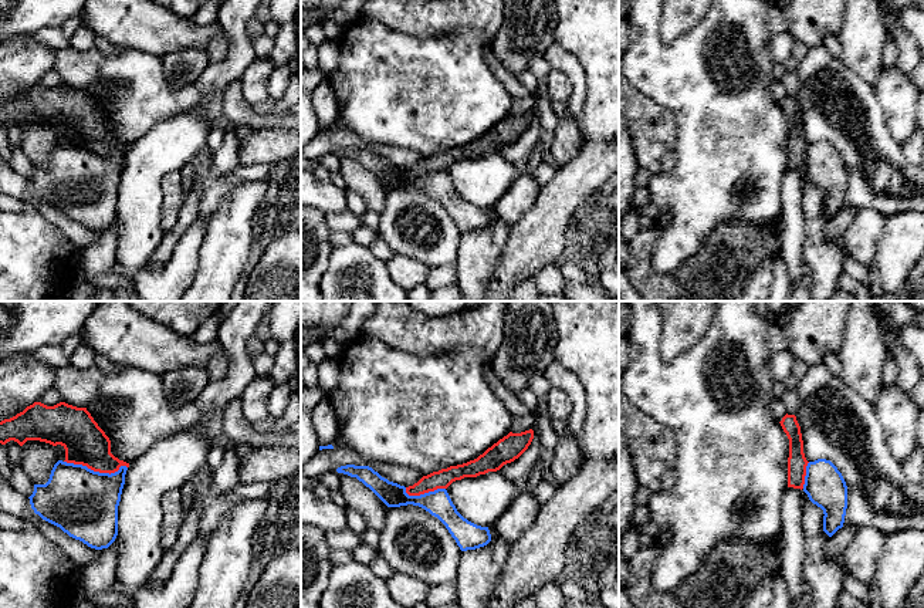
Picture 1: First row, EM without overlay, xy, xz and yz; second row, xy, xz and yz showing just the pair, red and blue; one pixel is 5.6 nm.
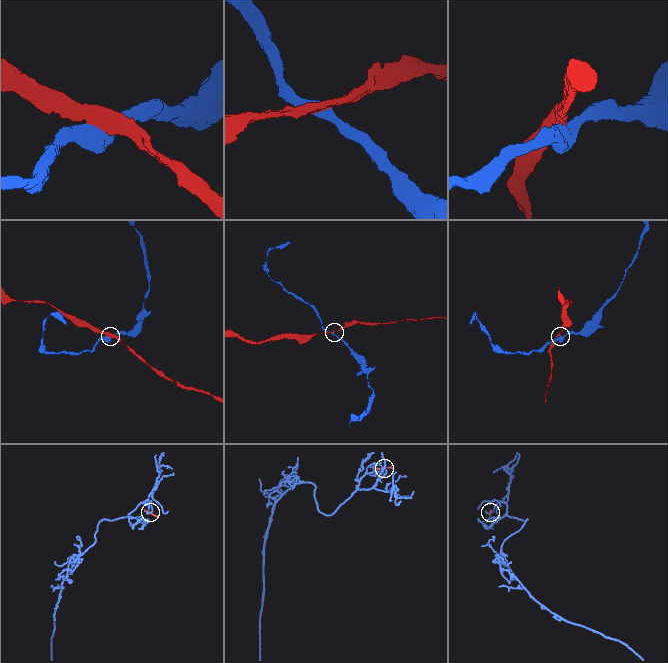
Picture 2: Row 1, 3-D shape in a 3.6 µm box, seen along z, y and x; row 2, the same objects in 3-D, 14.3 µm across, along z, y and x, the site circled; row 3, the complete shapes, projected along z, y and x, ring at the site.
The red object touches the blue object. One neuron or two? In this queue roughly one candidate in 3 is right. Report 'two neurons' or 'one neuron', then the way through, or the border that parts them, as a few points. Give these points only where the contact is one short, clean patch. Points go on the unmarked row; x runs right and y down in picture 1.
two neurons; border along xy (64, 142), (110, 155), (114, 155), (121, 148), (127, 149)

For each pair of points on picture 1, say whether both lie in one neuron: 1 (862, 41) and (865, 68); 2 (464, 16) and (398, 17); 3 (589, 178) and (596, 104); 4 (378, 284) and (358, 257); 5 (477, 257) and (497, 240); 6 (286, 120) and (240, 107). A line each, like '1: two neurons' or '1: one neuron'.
1: one neuron
2: one neuron
3: two neurons
4: one neuron
5: one neuron
6: one neuron

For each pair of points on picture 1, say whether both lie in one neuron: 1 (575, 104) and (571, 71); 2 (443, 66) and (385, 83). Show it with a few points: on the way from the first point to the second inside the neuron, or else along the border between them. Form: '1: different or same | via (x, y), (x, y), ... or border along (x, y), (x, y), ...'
1: same | via (578, 95), (578, 80)
2: same | via (429, 70), (418, 73), (408, 83), (399, 83)

